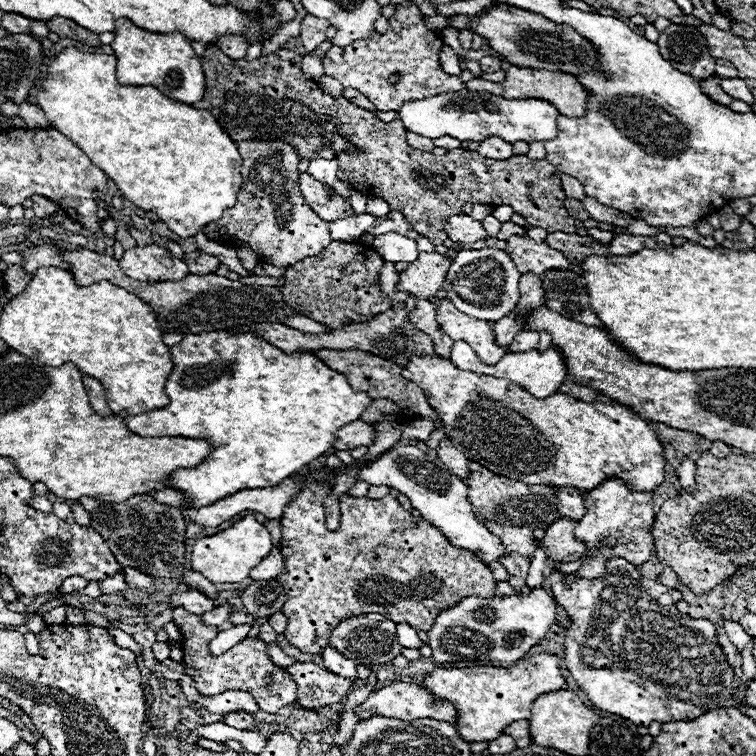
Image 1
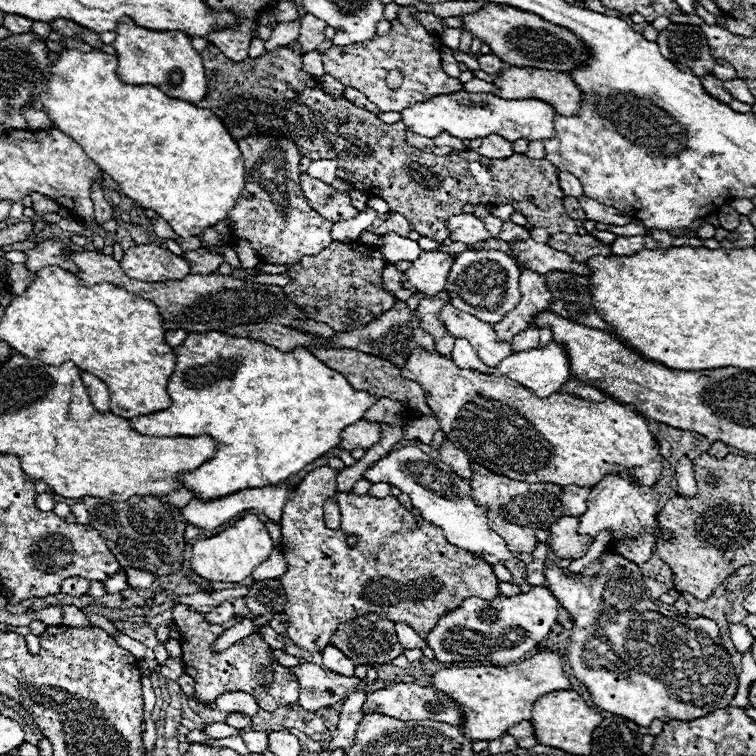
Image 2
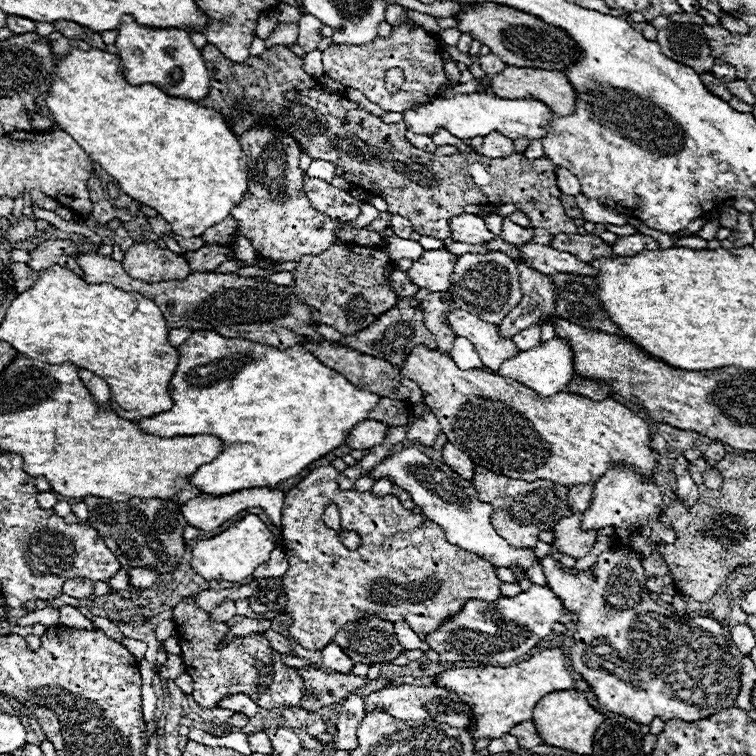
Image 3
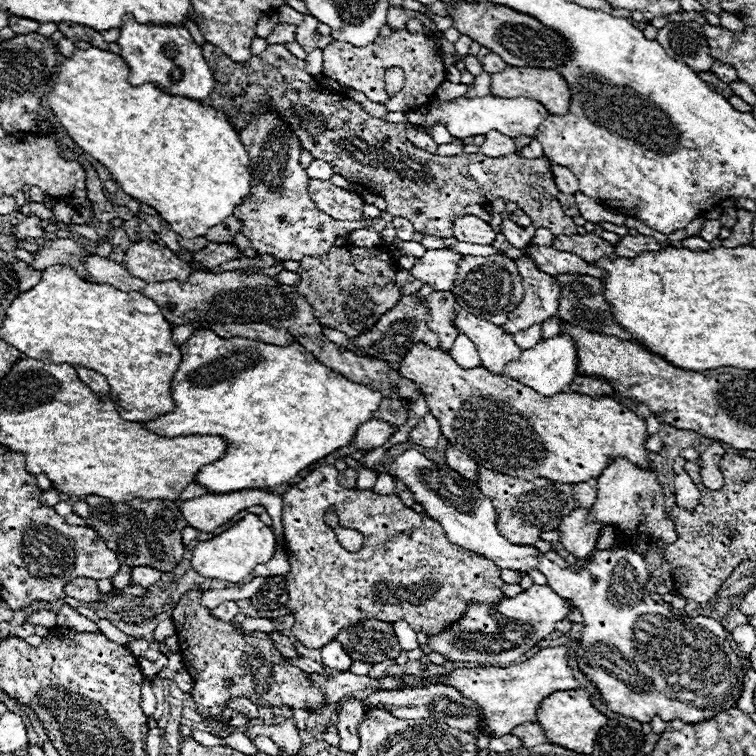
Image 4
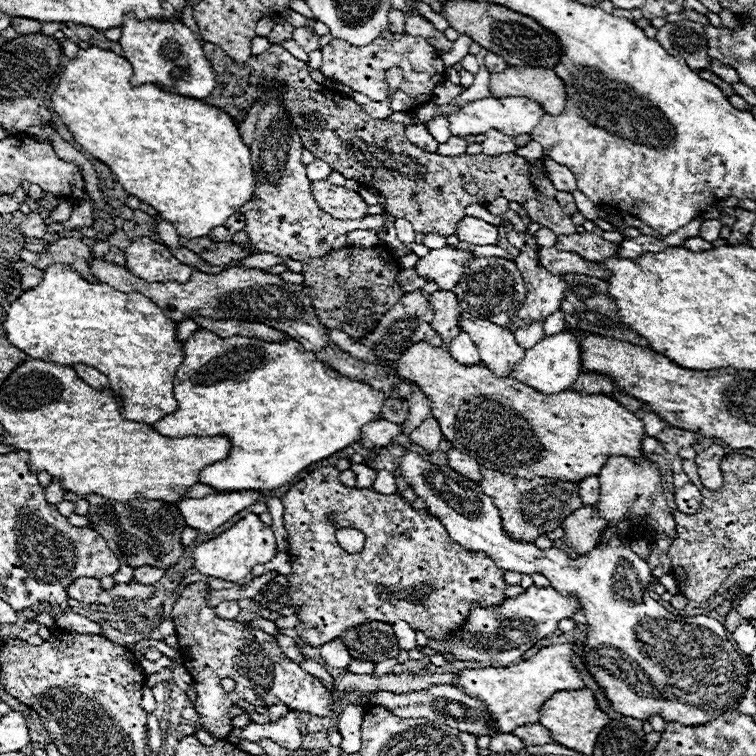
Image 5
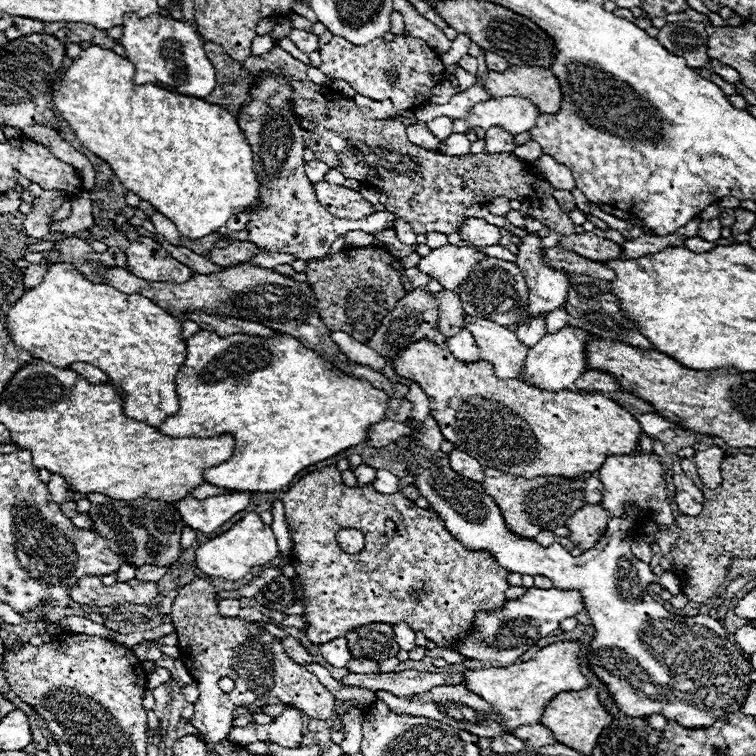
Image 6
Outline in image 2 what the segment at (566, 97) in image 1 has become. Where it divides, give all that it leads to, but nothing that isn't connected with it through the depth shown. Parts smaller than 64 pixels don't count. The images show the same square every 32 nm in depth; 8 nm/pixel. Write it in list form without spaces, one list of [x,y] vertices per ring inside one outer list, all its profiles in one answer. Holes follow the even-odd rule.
[[[506,66],[502,78],[496,80],[498,96],[502,98],[542,98],[542,102],[552,102],[556,106],[556,114],[560,116],[576,116],[580,114],[582,104],[582,90],[566,72],[550,72],[550,70],[536,70],[536,68],[516,68]]]

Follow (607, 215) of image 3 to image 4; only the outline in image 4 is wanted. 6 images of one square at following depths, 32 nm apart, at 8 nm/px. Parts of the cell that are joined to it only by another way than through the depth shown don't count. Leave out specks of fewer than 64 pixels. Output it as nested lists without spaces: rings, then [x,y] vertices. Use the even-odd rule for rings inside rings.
[[[582,192],[574,194],[574,198],[576,198],[576,204],[578,204],[580,214],[582,214],[584,220],[590,220],[594,224],[598,224],[598,222],[612,222],[616,226],[622,226],[626,222],[626,216],[622,216],[622,214],[618,214],[614,210],[604,208],[602,204],[598,204],[596,200],[584,196]]]

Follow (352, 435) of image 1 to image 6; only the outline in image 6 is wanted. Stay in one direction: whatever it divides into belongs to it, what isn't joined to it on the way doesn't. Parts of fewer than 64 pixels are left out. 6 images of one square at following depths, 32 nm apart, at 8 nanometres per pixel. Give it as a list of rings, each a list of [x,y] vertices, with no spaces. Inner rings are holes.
[[[384,420],[384,422],[376,422],[372,426],[368,426],[368,446],[380,448],[380,446],[388,446],[392,442],[396,442],[400,436],[412,436],[414,430],[408,428],[406,422],[392,422],[392,420]]]

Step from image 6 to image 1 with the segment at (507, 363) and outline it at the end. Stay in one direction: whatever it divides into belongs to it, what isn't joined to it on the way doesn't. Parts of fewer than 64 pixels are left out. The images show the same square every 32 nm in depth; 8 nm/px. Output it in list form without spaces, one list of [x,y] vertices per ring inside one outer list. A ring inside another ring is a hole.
[[[448,298],[438,300],[436,322],[452,340],[468,342],[484,364],[496,364],[504,354],[510,352],[508,348],[504,350],[494,344],[494,332],[486,320],[478,320],[456,310]]]

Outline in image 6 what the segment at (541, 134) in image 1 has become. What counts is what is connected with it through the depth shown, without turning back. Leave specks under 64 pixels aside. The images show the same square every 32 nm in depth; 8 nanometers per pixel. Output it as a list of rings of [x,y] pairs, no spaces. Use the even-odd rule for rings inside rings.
[[[508,96],[500,100],[488,98],[472,106],[466,120],[452,118],[452,132],[466,134],[468,130],[478,132],[478,128],[486,132],[492,126],[500,126],[516,136],[522,132],[530,132],[538,116],[540,116],[538,106],[526,98],[520,96]]]

